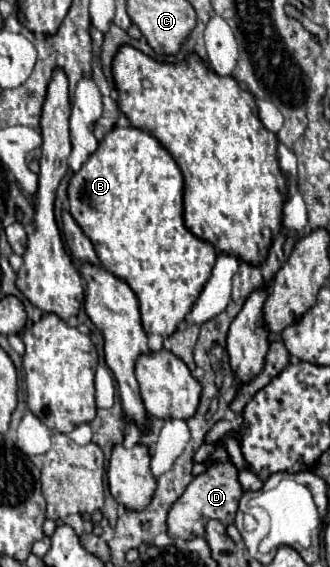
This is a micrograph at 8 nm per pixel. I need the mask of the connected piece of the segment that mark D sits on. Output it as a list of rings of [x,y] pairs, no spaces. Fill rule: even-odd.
[[[216,448],[216,452],[208,458],[208,462],[212,462],[208,466],[208,470],[200,476],[196,476],[186,492],[174,502],[174,506],[168,512],[166,518],[166,526],[168,526],[168,536],[170,538],[182,538],[182,540],[190,540],[194,534],[196,536],[204,536],[204,526],[206,520],[222,520],[222,524],[232,524],[236,510],[238,510],[238,500],[242,496],[242,488],[238,484],[238,470],[236,466],[230,462],[228,454],[224,448]]]

